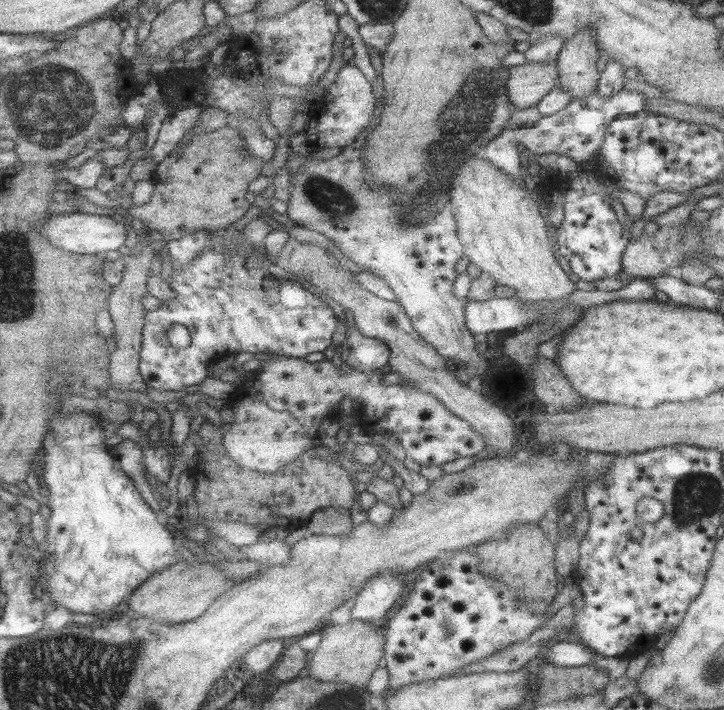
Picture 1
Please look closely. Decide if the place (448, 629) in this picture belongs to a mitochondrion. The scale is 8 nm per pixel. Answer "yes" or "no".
yes

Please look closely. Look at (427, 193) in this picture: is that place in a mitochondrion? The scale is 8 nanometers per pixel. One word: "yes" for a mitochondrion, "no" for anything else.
yes

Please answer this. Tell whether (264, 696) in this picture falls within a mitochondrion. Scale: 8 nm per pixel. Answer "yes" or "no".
no

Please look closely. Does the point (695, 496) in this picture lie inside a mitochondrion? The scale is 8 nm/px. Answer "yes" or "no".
yes

